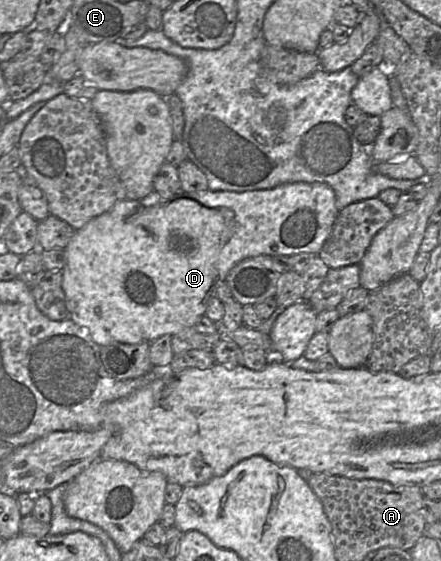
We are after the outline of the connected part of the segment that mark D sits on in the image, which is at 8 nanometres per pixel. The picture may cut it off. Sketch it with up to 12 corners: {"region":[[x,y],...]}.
{"region":[[325,183],[124,199],[64,249],[100,347],[196,324],[238,262],[317,255]]}

